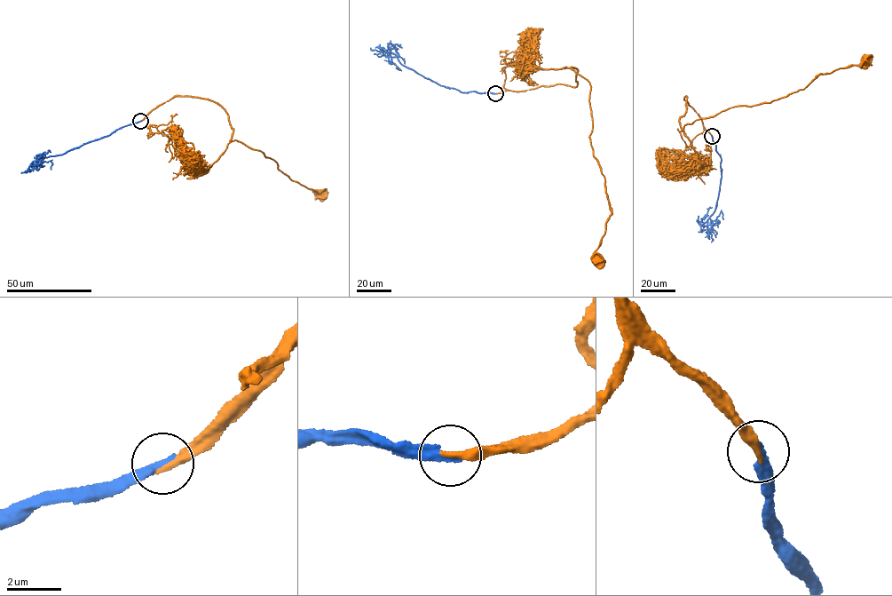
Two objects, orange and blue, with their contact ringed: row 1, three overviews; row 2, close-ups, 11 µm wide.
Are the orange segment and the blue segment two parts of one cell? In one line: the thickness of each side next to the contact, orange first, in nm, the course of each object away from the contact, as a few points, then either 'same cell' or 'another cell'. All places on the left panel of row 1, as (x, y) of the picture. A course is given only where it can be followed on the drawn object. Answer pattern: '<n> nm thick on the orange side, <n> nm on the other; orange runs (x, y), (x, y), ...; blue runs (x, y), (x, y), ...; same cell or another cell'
280 nm thick on the orange side, 400 nm on the other; orange runs (140, 121), (147, 114), (150, 131), (174, 135), (204, 170), (241, 141), (319, 192); blue runs (140, 121), (63, 154), (32, 162), (32, 164), (51, 161), (51, 169); same cell

